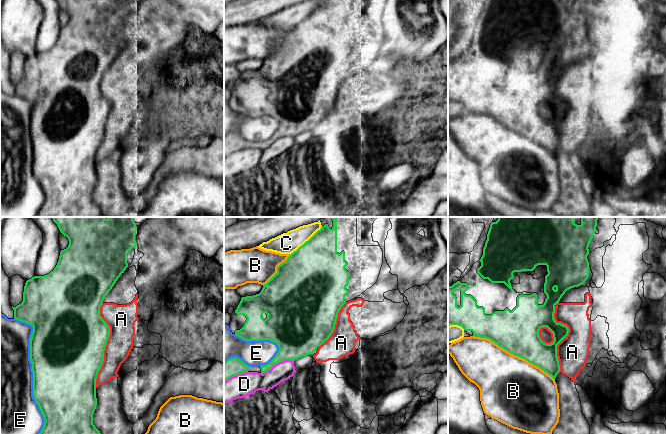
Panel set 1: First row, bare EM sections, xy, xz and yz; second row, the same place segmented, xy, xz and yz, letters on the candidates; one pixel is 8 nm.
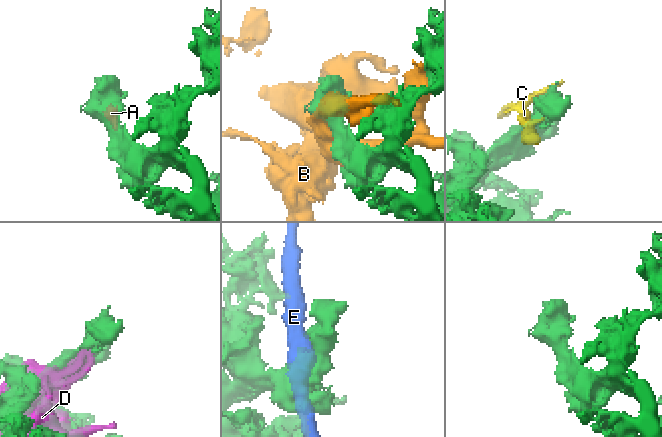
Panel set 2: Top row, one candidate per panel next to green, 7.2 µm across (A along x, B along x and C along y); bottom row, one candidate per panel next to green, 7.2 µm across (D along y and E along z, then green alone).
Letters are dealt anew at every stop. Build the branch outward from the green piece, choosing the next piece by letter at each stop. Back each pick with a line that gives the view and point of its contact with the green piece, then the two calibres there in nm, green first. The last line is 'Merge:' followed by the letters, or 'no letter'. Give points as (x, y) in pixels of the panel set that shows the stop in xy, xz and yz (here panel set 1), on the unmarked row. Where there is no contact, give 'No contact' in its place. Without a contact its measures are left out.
Merge: no letter

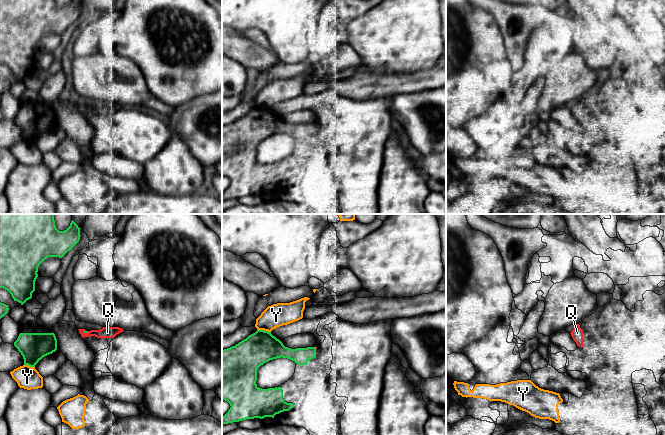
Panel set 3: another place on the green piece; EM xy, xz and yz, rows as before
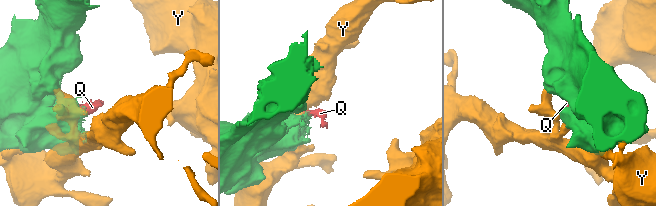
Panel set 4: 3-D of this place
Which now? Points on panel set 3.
Q: Touches green at xy (86, 107). Thickness 20 nm (green) against 100 nm
Merge: Q

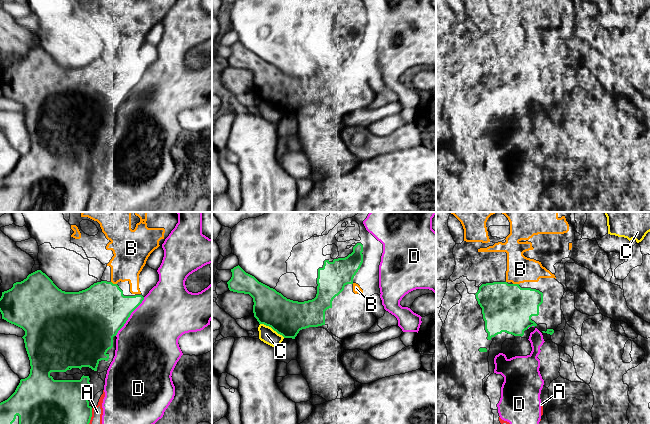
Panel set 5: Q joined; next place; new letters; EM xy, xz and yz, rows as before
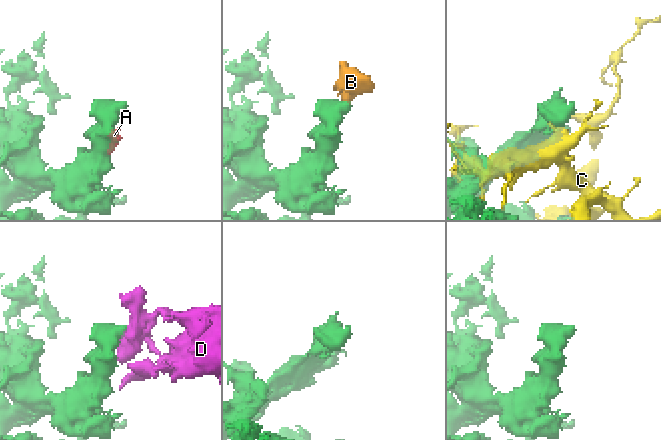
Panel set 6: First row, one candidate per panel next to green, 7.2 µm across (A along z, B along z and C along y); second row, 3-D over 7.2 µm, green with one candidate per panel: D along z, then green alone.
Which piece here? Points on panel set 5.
B: Touches green at xy (114, 60). Thickness 420 nm (green) against 260 nm
Merge: B

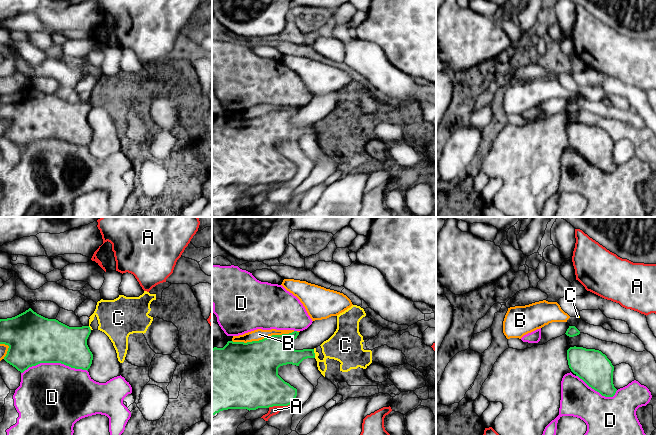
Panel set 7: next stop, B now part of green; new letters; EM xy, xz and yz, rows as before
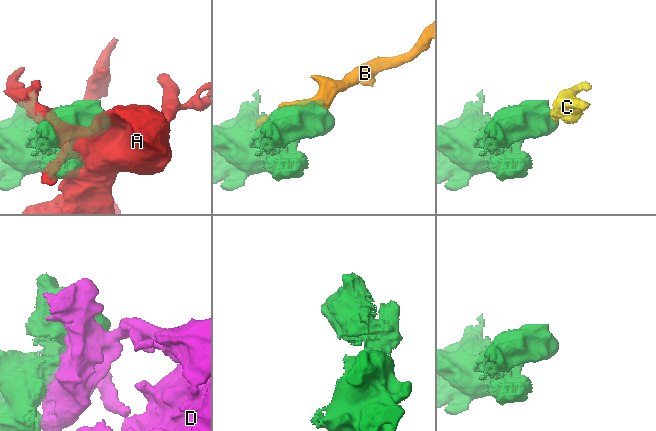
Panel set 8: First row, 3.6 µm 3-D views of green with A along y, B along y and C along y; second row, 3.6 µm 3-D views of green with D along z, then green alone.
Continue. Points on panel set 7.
Merge: no letter

